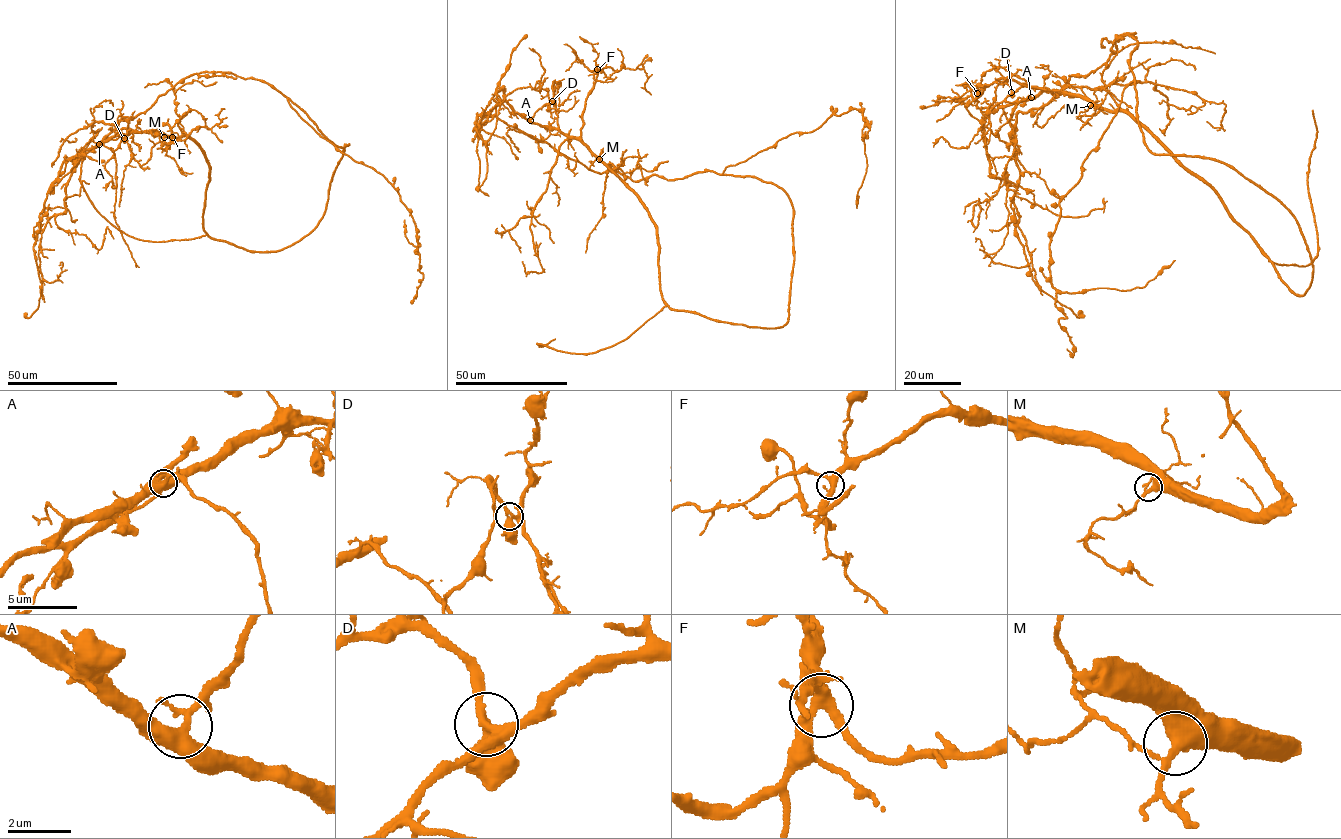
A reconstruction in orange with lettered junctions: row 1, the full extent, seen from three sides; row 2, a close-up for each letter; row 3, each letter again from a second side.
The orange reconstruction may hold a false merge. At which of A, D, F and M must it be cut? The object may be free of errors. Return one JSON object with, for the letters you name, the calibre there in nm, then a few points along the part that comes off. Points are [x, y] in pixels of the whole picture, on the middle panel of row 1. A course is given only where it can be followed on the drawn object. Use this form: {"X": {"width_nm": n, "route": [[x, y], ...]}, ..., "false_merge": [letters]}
{"false_merge": []}

